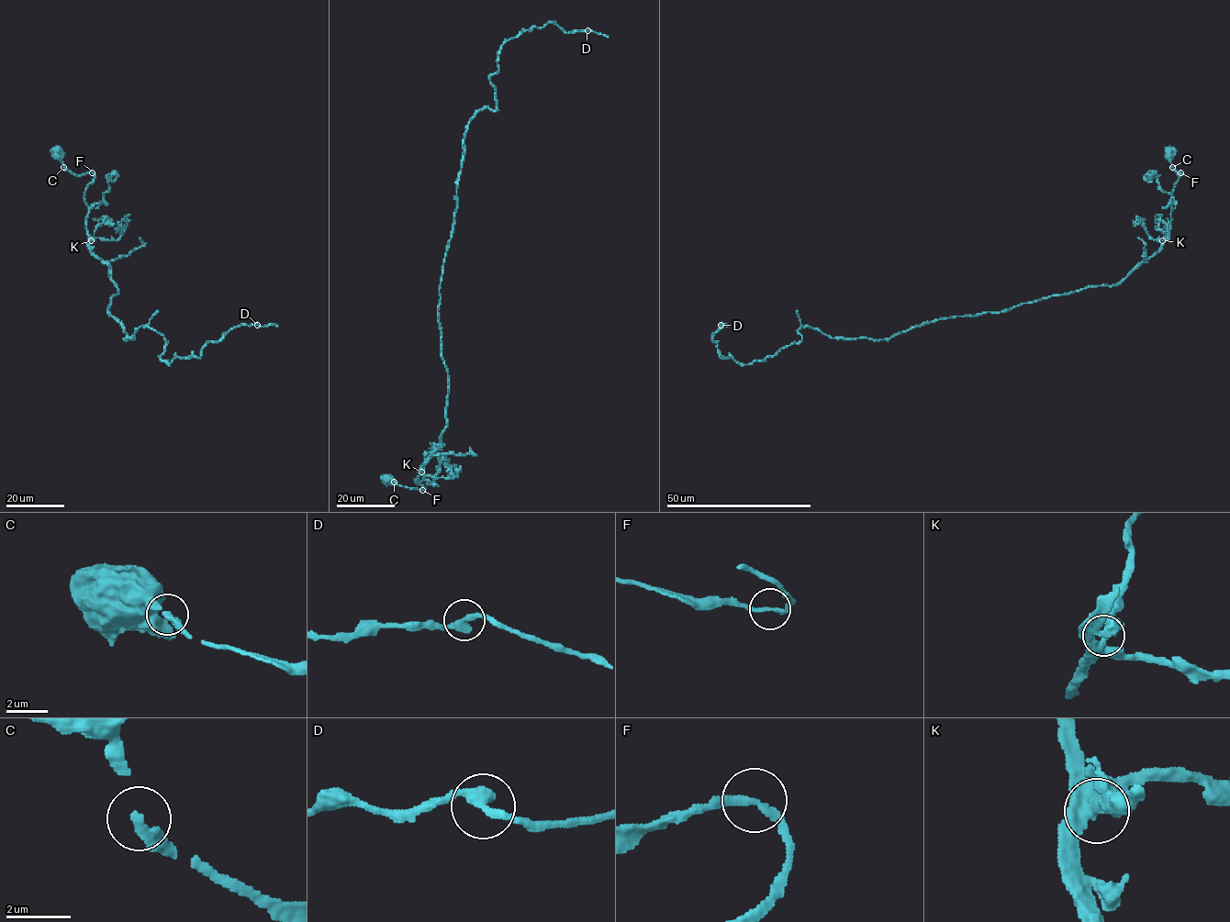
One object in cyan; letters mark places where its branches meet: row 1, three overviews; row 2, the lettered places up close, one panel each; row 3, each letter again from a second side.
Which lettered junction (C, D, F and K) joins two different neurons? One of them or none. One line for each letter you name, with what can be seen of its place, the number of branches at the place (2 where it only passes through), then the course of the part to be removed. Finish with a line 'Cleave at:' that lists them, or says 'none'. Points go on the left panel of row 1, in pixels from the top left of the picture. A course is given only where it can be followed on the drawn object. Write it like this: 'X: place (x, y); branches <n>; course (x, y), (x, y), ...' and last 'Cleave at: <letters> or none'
Cleave at: none

